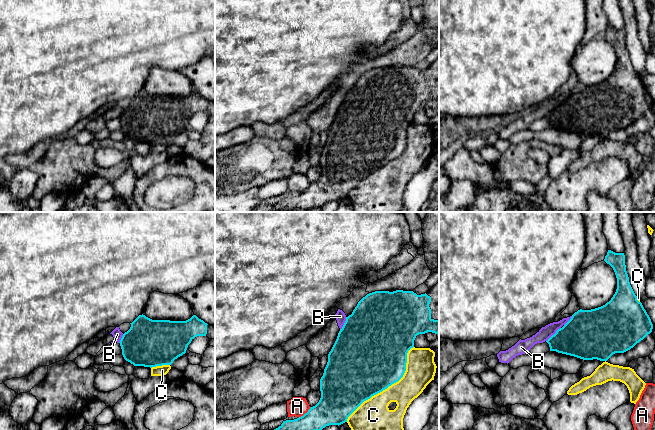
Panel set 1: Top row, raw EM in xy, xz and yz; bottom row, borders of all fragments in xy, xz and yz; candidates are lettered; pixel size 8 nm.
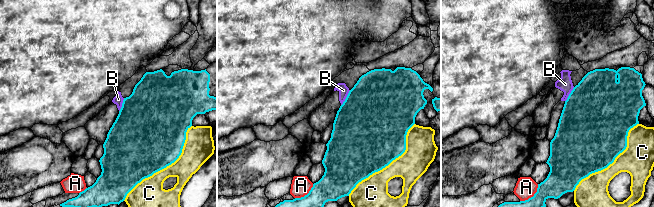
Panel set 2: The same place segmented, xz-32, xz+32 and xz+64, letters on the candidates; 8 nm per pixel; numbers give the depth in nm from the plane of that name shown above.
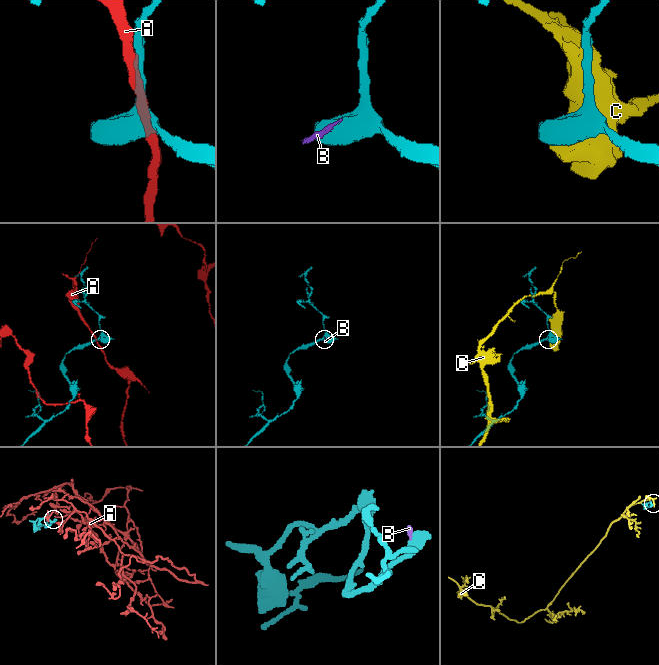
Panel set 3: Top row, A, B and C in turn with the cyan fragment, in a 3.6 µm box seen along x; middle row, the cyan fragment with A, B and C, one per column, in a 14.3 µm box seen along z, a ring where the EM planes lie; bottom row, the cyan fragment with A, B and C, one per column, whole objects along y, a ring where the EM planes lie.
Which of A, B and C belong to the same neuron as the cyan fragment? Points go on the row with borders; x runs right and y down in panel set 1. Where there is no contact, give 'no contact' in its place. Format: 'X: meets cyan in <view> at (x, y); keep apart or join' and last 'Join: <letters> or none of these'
A: meets cyan in xz at (305, 413); keep apart
B: meets cyan in yz at (554, 334); keep apart
C: meets cyan in xz at (388, 386); keep apart
Join: none of these

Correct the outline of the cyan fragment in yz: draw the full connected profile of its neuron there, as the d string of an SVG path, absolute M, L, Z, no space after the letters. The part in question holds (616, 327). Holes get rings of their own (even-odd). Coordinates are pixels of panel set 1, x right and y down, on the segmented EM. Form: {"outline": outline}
{"outline": "M608 250L604 261L609 264L617 278L617 289L605 305L578 310L571 319L556 331L546 342L550 351L574 356L583 360L607 361L615 353L624 353L633 348L652 332L653 324L641 302L637 300L626 271L624 253Z"}

